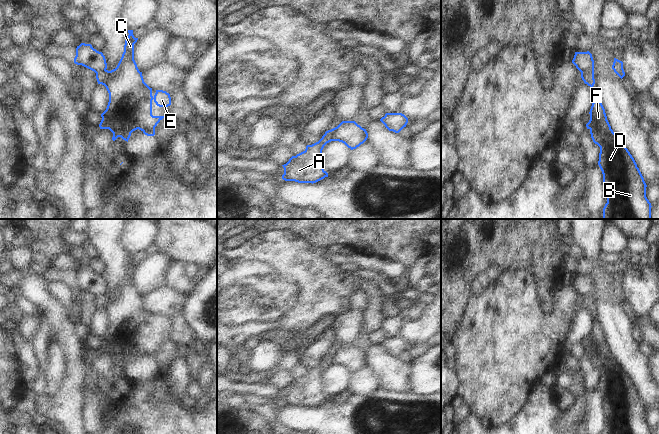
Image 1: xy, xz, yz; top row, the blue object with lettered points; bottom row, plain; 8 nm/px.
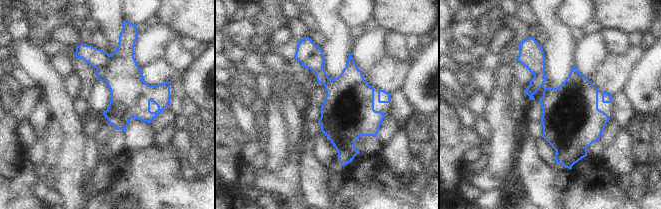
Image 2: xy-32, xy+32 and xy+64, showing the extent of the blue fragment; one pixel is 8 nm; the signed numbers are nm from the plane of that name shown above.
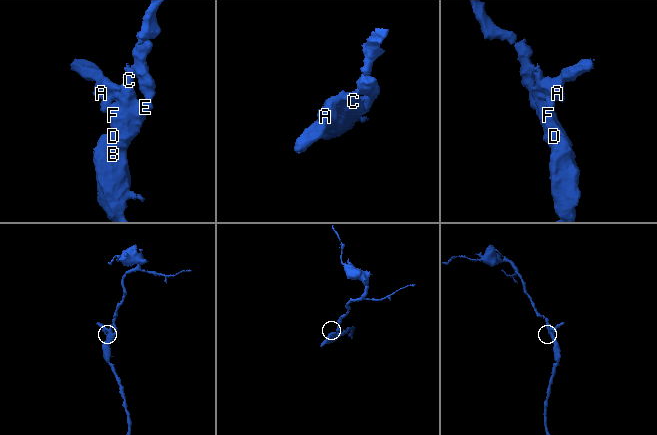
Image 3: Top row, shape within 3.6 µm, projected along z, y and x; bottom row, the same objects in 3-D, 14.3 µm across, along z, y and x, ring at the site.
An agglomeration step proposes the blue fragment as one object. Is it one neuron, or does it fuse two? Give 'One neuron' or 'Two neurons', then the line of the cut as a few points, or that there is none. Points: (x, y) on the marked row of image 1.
Two neurons. Split along yz (581, 71), (591, 71), (593, 73).

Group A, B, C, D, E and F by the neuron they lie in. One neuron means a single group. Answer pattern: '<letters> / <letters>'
A / B C D E F

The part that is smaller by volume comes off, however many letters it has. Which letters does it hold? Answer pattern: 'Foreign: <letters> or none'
Foreign: A

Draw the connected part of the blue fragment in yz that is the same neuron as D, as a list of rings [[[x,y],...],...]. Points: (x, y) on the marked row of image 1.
[[[595,91],[589,114],[586,127],[600,147],[598,165],[607,193],[603,219],[651,219],[652,206],[646,197],[644,178],[628,149],[611,129]]]

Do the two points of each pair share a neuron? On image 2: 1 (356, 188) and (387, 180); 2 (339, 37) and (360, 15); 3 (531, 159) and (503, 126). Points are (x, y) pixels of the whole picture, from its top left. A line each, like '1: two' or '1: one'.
1: one
2: two
3: two

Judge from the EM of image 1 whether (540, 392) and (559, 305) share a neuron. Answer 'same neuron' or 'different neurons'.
different neurons

